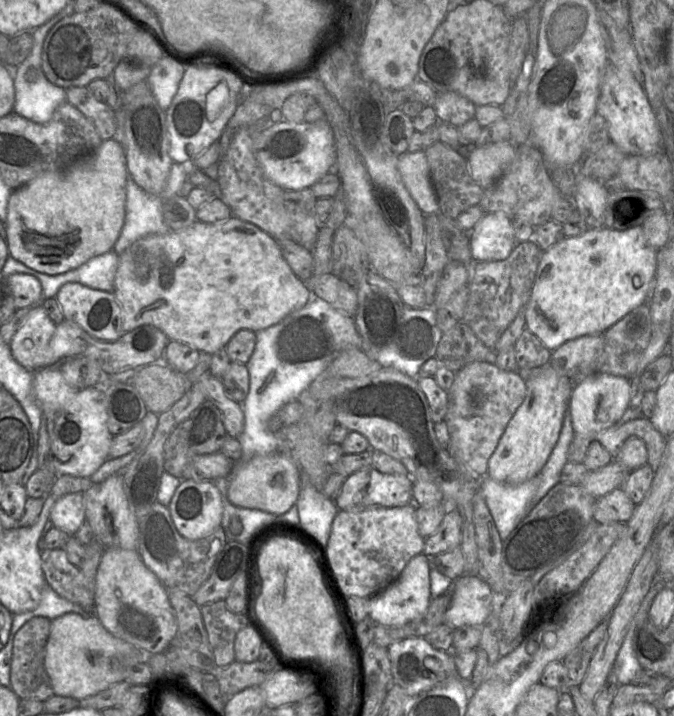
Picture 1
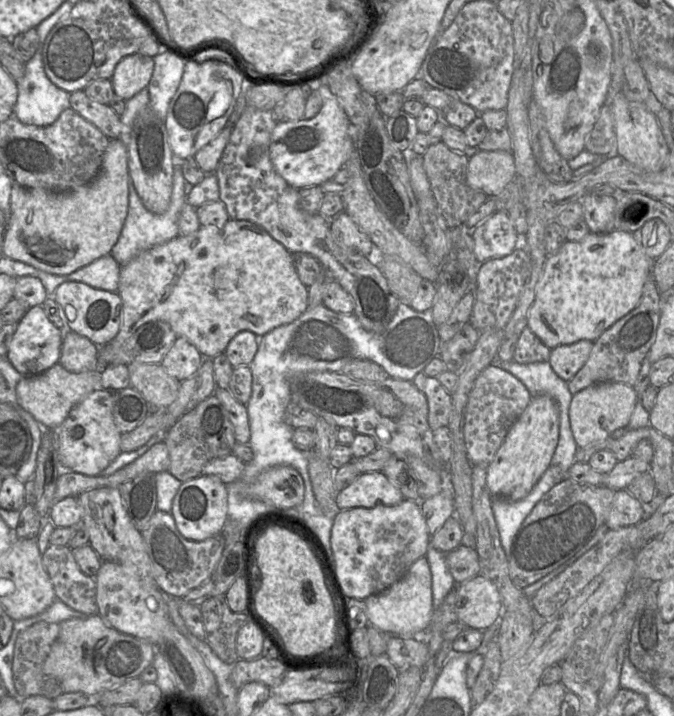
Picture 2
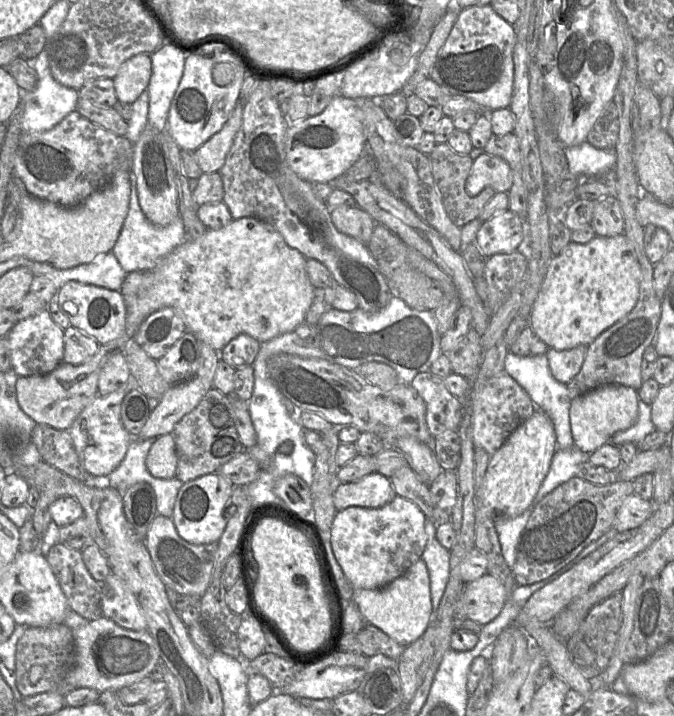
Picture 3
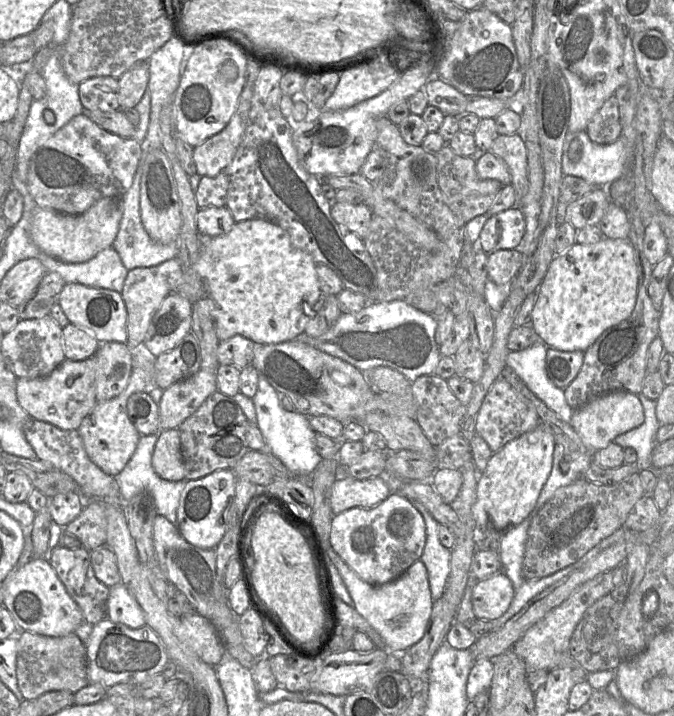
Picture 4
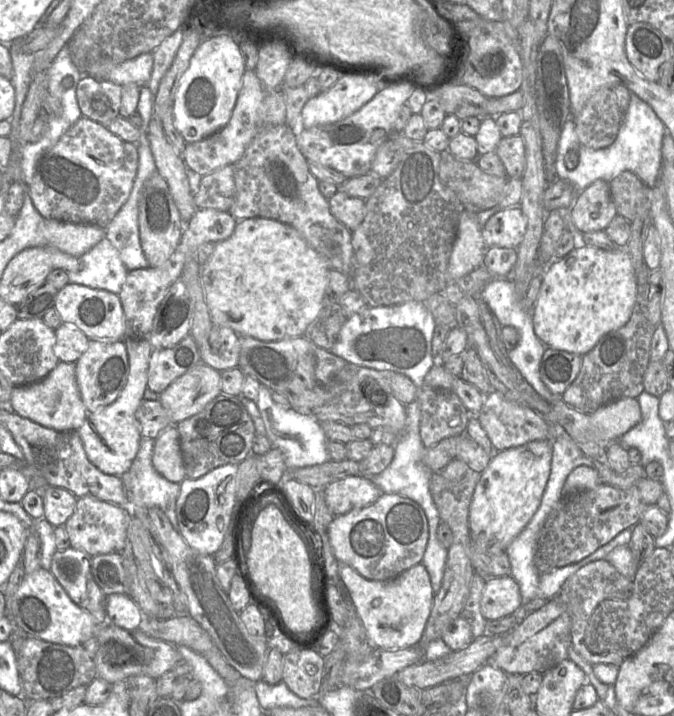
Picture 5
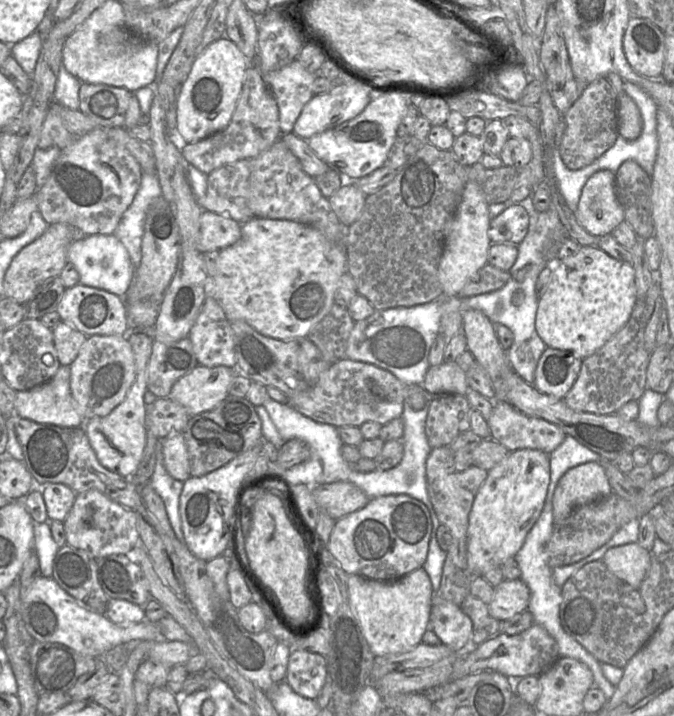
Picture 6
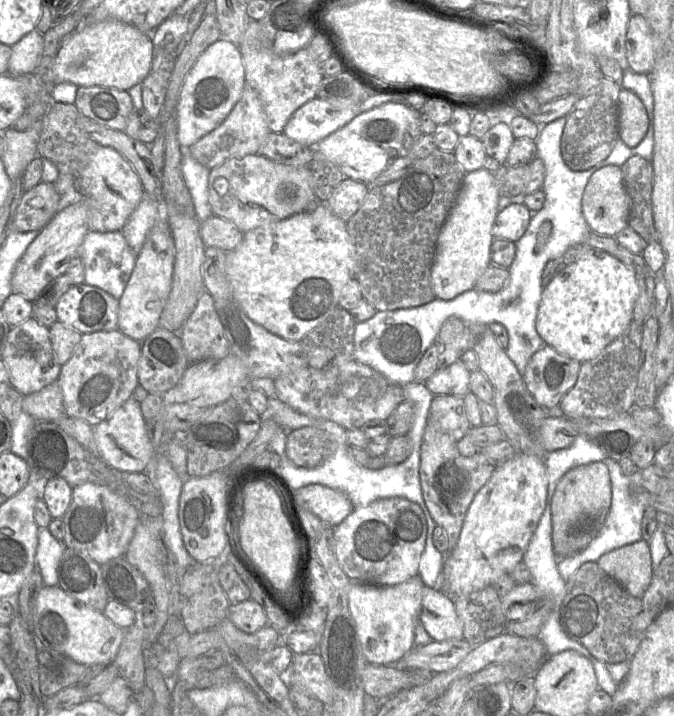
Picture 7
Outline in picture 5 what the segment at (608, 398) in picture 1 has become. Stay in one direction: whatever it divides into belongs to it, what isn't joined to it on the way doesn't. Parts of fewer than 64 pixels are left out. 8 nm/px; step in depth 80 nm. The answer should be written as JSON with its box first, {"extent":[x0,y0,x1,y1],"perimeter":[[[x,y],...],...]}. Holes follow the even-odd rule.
{"extent":[591,398,640,441],"perimeter":[[[621,398],[592,412],[591,419],[609,441],[618,441],[640,423],[640,405],[636,398]]]}

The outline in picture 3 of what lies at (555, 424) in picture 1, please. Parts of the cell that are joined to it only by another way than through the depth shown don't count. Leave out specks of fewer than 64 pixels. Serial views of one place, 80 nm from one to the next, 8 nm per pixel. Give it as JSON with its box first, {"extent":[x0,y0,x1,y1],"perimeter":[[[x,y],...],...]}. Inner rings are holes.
{"extent":[483,410,557,517],"perimeter":[[[536,410],[512,432],[498,451],[490,456],[483,484],[483,500],[485,499],[485,504],[491,508],[496,517],[516,517],[531,505],[550,469],[557,448],[556,434],[551,420],[541,410]]]}

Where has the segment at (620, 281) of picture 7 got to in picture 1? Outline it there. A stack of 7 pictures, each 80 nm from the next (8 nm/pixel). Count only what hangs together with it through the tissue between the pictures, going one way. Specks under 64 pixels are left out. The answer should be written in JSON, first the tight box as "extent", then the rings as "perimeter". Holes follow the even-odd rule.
{"extent":[525,225,657,351],"perimeter":[[[642,225],[627,230],[589,228],[580,236],[565,237],[542,255],[529,301],[525,306],[526,328],[551,351],[580,336],[603,334],[650,299],[656,269],[657,251],[647,244]]]}

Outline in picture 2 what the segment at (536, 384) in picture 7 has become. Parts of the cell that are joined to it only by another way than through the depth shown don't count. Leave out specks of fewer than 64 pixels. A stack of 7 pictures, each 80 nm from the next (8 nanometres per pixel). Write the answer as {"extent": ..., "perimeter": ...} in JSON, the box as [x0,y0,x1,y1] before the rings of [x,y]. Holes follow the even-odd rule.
{"extent":[549,340,593,381],"perimeter":[[[580,340],[552,349],[549,358],[552,369],[561,379],[570,381],[588,360],[593,344],[590,340]]]}

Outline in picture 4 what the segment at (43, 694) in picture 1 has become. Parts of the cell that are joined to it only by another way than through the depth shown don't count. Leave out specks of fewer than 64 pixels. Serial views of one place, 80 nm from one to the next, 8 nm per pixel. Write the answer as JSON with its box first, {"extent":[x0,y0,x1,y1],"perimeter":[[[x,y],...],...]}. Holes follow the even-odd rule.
{"extent":[16,630,90,700],"perimeter":[[[20,630],[17,640],[16,675],[24,699],[36,700],[51,691],[75,693],[90,683],[86,646],[75,633],[52,637]]]}

